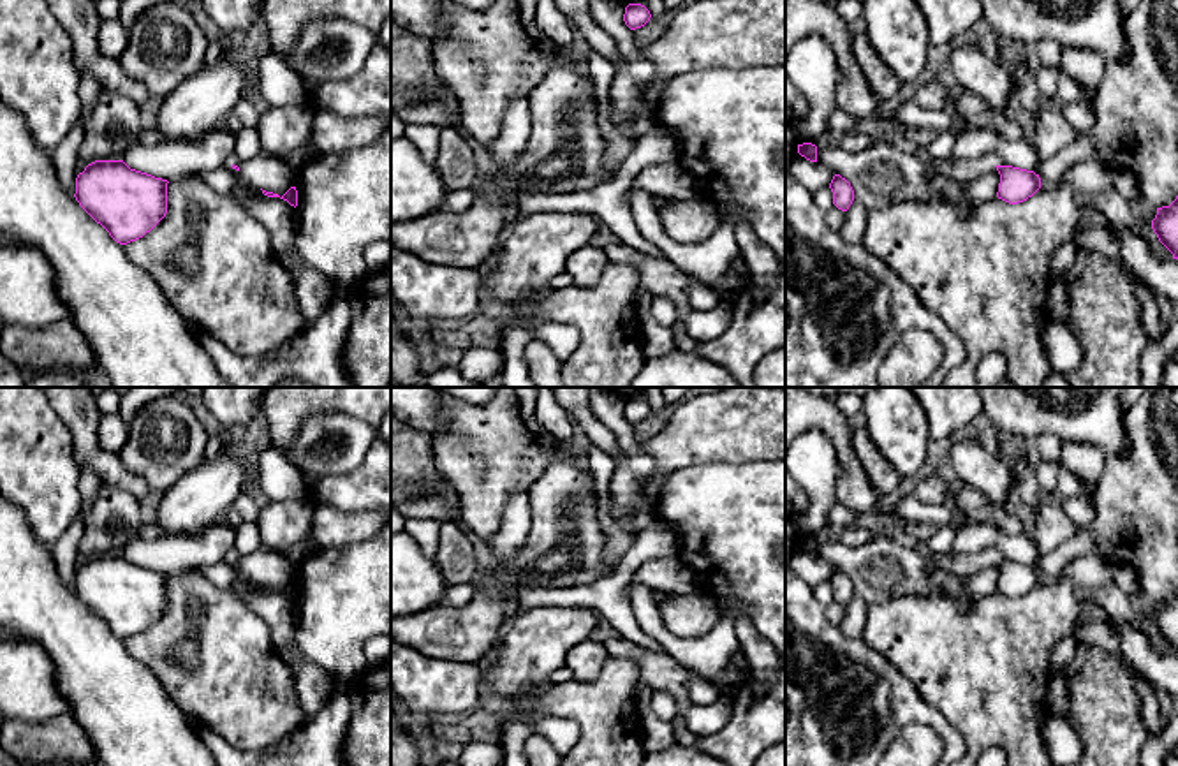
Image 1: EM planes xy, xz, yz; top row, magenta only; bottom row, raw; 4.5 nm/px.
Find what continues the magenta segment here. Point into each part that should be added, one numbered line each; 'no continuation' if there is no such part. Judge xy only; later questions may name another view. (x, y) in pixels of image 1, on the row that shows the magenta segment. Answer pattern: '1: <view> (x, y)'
1: xy (247, 147)

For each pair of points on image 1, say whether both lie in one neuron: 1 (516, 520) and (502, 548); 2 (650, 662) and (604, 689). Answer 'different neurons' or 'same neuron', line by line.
1: same neuron
2: different neurons

